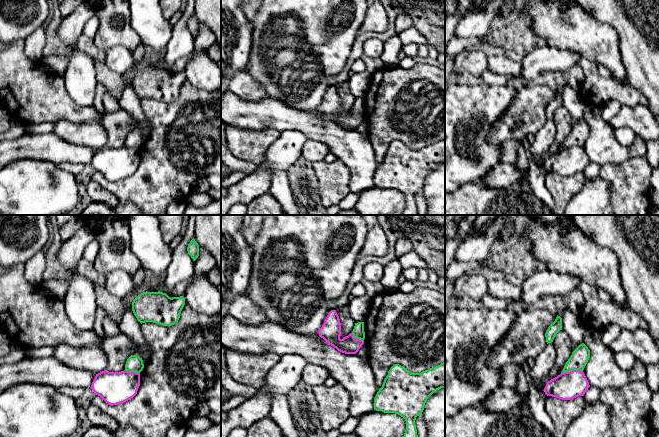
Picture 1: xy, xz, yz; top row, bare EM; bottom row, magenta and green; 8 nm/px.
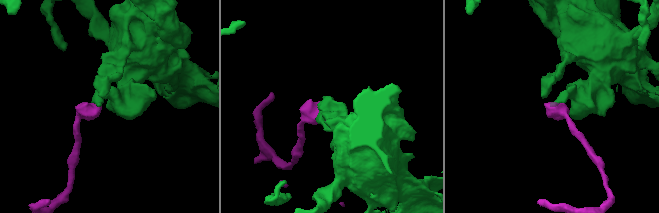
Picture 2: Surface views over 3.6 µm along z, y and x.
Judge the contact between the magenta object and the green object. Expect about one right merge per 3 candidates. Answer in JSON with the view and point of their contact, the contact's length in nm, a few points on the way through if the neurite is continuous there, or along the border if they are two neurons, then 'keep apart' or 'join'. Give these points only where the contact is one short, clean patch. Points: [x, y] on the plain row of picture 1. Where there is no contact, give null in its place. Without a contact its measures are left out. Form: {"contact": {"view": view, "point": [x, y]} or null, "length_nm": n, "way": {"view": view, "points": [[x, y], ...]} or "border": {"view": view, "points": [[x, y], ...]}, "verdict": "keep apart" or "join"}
{"contact": {"view": "yz", "point": [572, 146]}, "length_nm": 180, "border": {"view": "yz", "points": [[582, 146], [570, 146], [561, 149]]}, "verdict": "keep apart"}

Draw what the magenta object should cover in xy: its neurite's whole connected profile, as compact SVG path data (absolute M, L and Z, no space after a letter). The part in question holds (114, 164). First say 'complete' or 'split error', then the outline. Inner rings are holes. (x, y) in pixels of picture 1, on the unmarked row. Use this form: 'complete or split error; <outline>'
complete; M104 146L96 150L91 165L106 179L117 181L133 174L140 162L140 150L136 148L109 148Z

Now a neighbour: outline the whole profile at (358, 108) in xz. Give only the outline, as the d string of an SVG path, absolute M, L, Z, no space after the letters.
M364 98L355 99L352 110L353 110L354 114L364 117L364 115L365 115Z

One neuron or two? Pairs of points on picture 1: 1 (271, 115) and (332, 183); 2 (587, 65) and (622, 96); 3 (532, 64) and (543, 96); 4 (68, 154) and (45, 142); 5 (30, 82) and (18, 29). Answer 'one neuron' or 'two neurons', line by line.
1: two neurons
2: one neuron
3: two neurons
4: one neuron
5: two neurons

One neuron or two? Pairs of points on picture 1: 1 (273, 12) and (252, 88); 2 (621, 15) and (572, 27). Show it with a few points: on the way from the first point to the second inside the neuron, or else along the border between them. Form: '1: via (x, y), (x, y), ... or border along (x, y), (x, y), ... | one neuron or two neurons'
1: border along (246, 67), (269, 96) | two neurons
2: border along (583, 10), (596, 20), (609, 24), (618, 34) | two neurons

